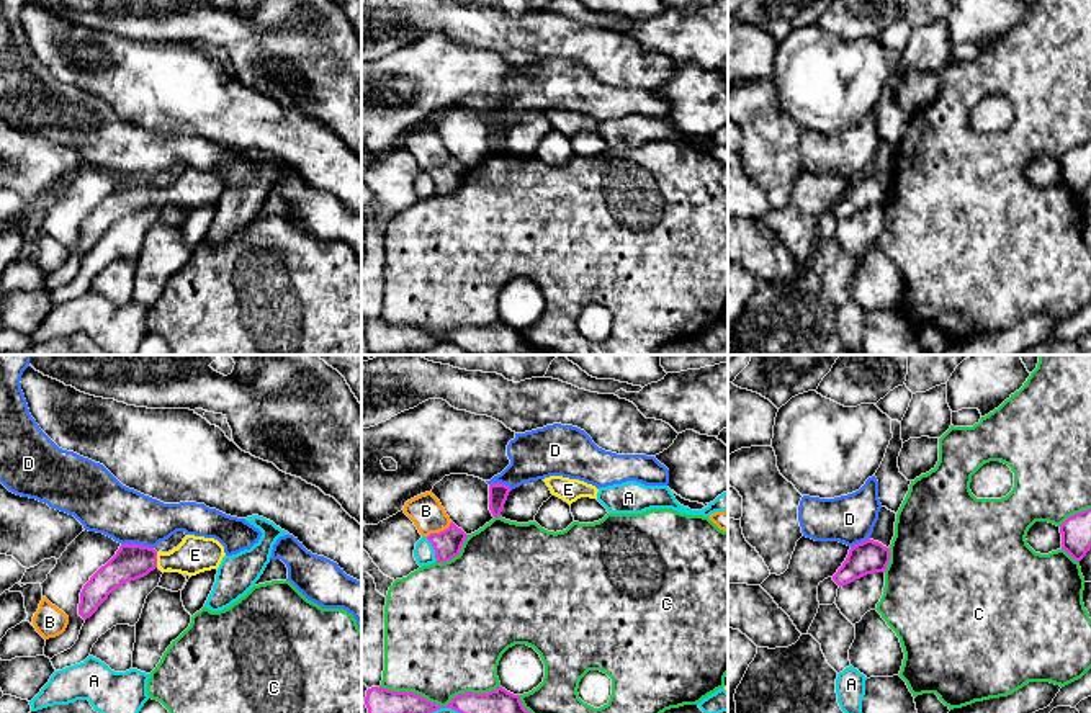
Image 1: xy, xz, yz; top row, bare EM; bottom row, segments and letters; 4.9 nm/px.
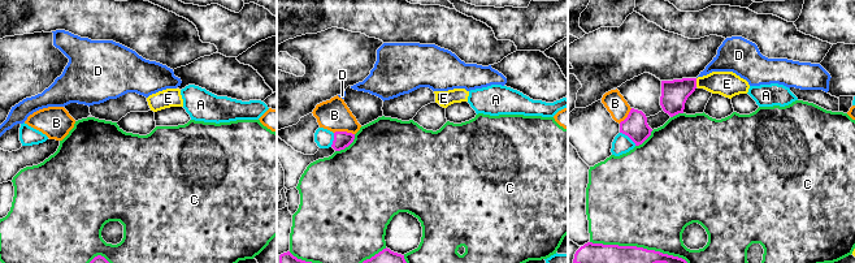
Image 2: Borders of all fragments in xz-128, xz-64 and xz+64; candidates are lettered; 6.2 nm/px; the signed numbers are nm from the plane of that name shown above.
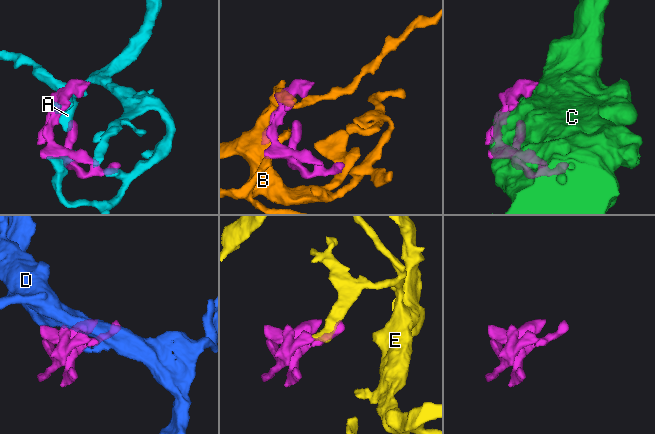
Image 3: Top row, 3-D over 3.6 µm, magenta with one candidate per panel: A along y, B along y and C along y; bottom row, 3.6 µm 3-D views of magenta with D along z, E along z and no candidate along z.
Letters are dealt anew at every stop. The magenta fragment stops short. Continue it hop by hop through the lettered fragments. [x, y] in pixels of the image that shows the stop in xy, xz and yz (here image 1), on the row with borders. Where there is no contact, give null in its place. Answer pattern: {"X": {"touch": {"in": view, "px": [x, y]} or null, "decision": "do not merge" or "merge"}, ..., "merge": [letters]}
{"A": {"touch": {"in": "xz", "px": [434, 548]}, "decision": "do not merge"}, "B": {"touch": {"in": "xz", "px": [440, 532]}, "decision": "do not merge"}, "C": {"touch": {"in": "xz", "px": [439, 705]}, "decision": "do not merge"}, "D": {"touch": {"in": "xy", "px": [138, 545]}, "decision": "do not merge"}, "E": {"touch": {"in": "xy", "px": [156, 560]}, "decision": "merge"}, "merge": ["E"]}

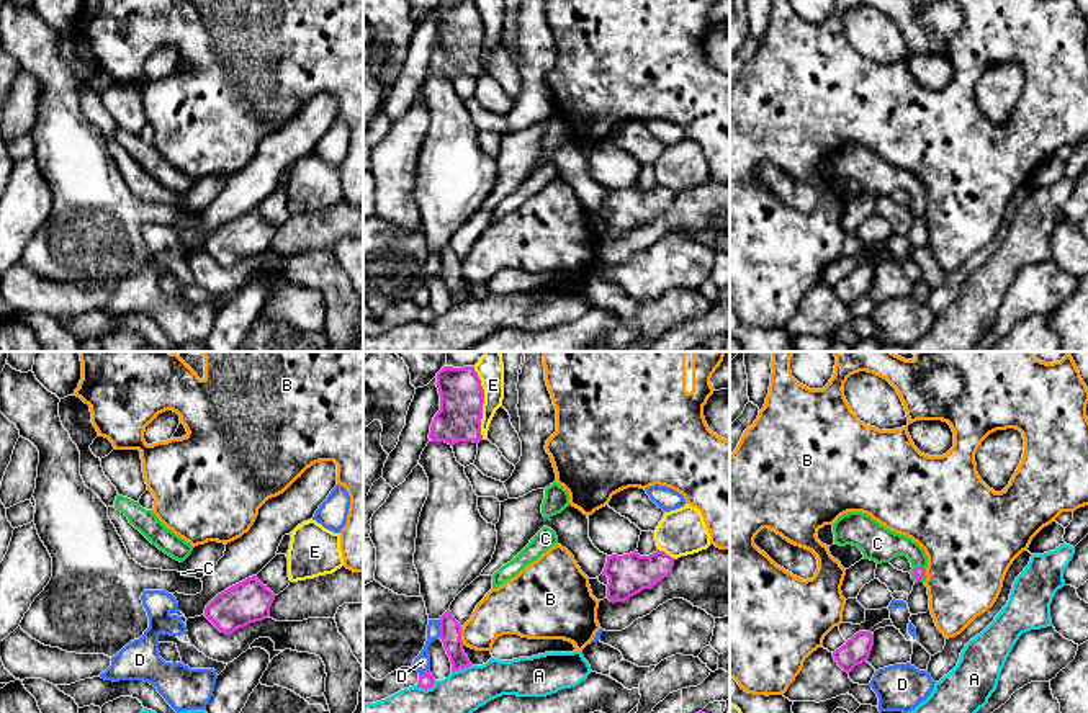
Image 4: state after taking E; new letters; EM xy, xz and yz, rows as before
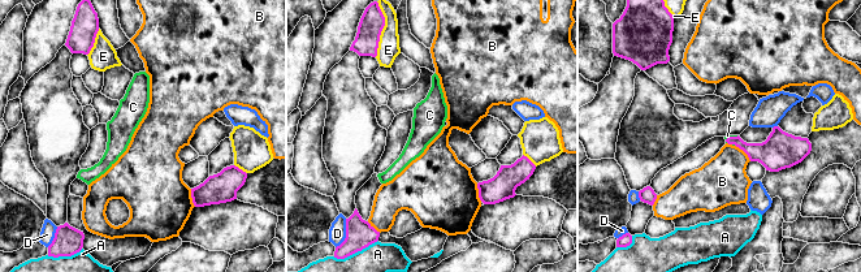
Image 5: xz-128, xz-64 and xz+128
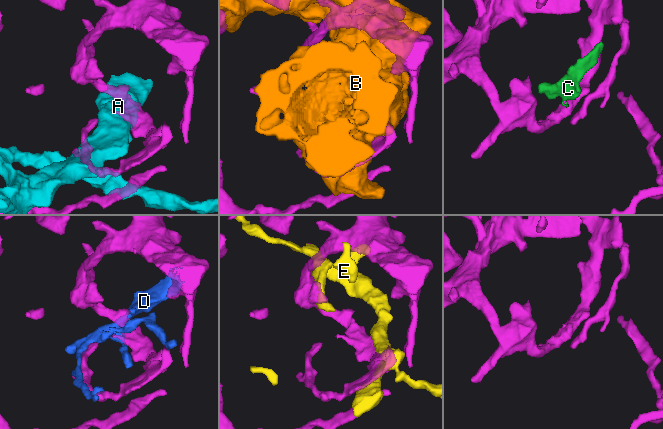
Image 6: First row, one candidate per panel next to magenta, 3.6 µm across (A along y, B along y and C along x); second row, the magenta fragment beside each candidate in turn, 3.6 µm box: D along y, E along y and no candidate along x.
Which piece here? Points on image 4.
{"A": {"touch": {"in": "xz", "px": [426, 689]}, "decision": "do not merge"}, "B": {"touch": {"in": "xz", "px": [460, 636]}, "decision": "do not merge"}, "C": {"touch": {"in": "yz", "px": [913, 571]}, "decision": "merge"}, "D": {"touch": {"in": "xz", "px": [440, 628]}, "decision": "do not merge"}, "E": {"touch": {"in": "xz", "px": [483, 403]}, "decision": "do not merge"}, "merge": ["C"]}

